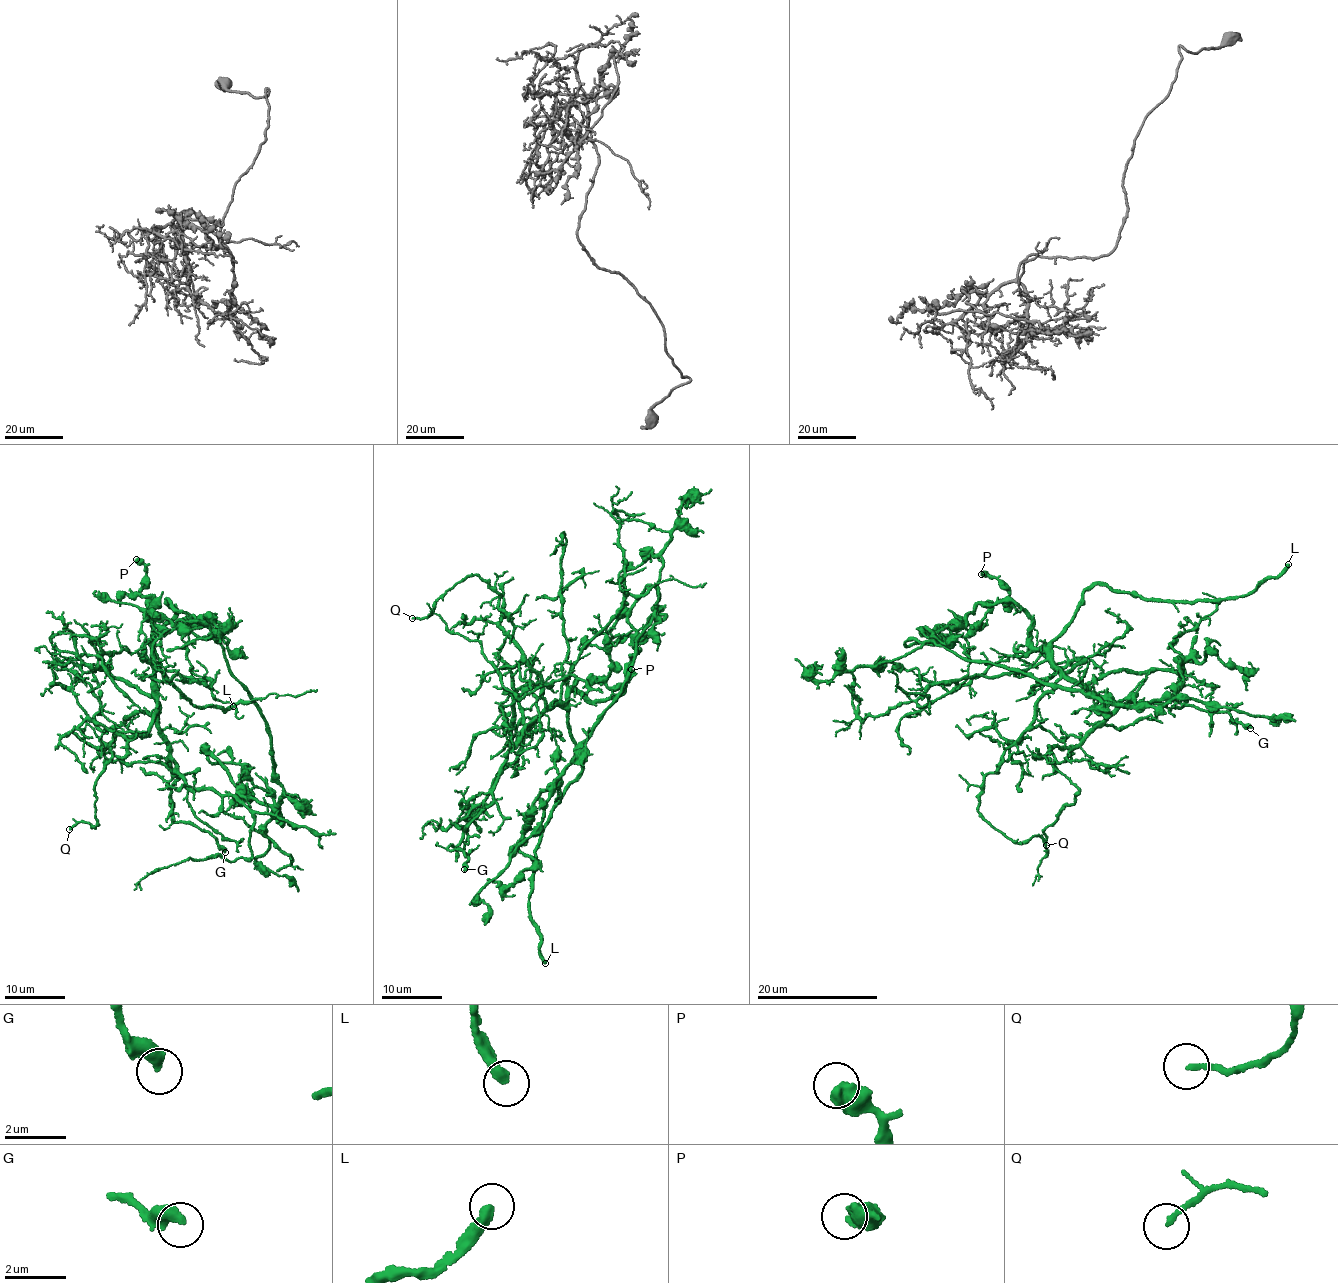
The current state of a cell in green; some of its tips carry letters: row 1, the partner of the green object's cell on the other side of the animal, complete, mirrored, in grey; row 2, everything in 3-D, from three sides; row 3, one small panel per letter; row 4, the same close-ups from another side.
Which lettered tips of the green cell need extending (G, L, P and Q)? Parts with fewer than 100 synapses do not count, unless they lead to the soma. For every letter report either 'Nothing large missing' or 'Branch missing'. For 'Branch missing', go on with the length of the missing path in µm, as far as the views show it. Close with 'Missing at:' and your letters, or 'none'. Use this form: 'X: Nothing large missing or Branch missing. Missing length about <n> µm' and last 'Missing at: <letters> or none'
G: Nothing large missing
L: Branch missing. Missing length about 140 µm
P: Nothing large missing
Q: Nothing large missing
Missing at: L

